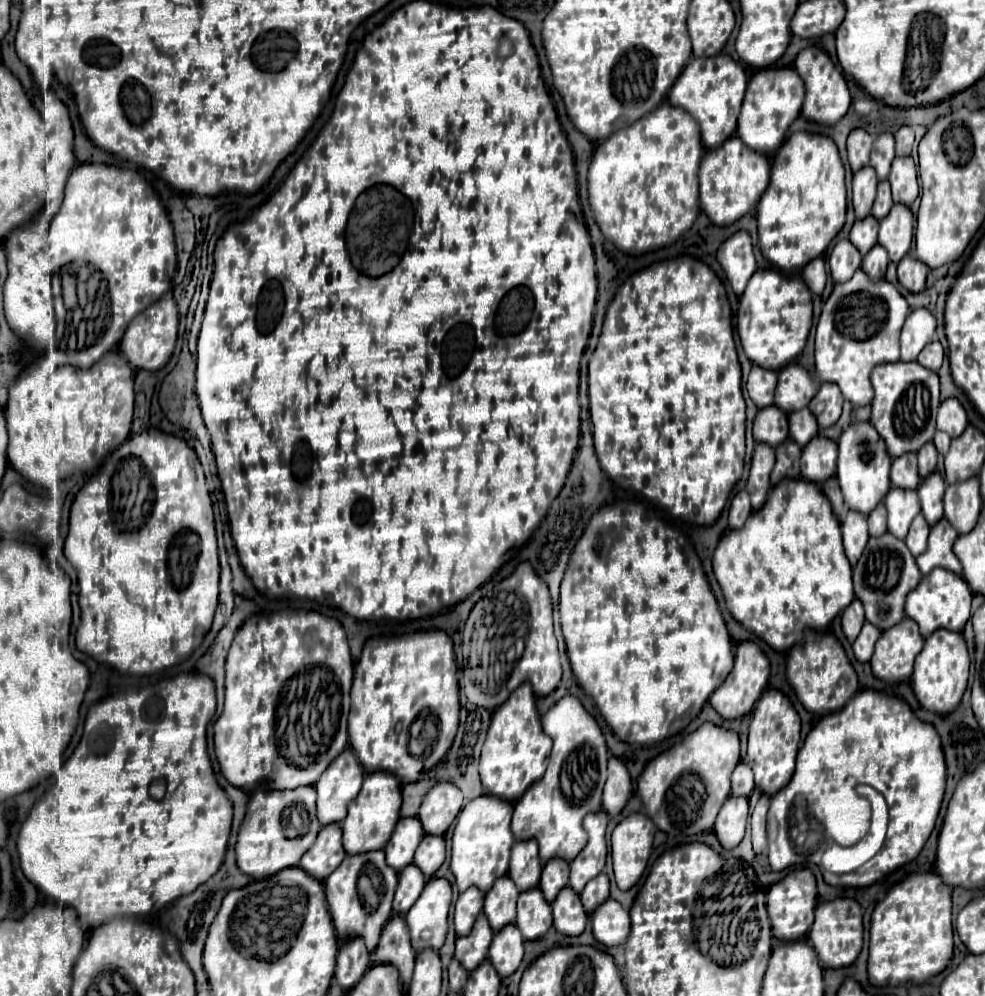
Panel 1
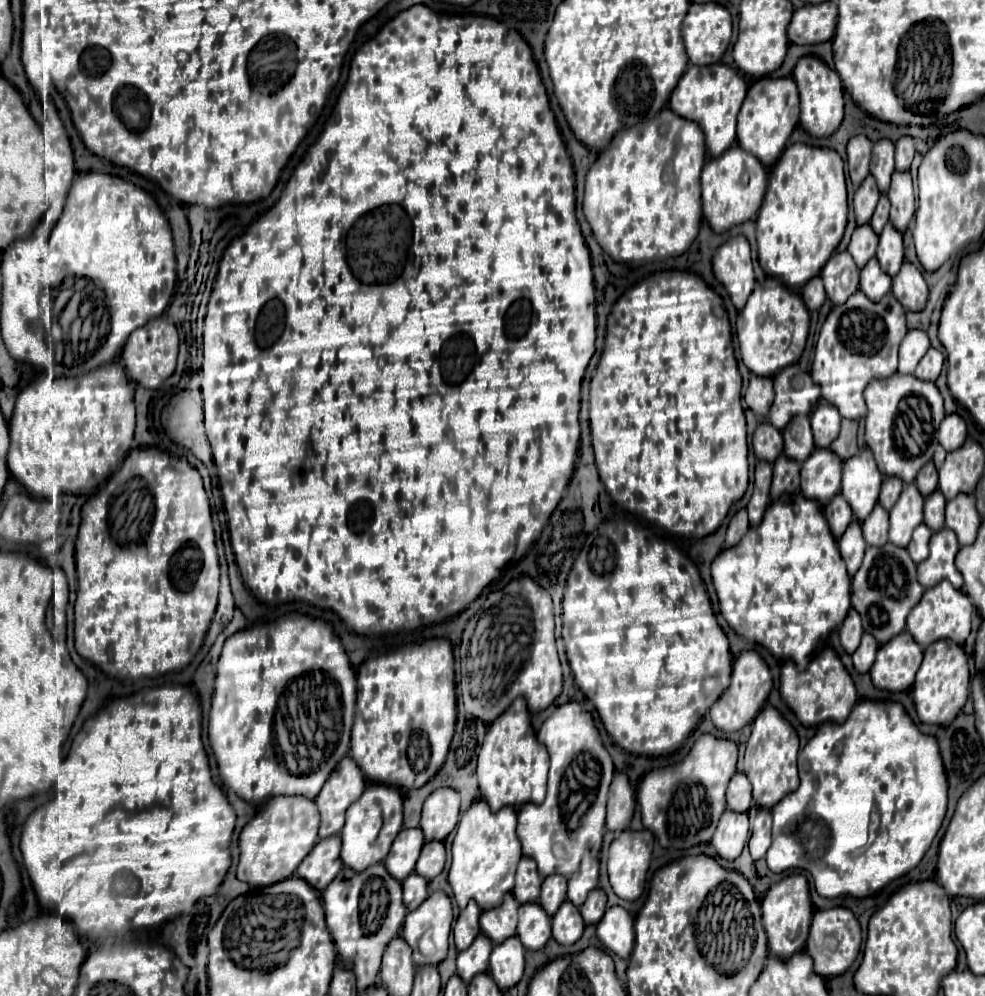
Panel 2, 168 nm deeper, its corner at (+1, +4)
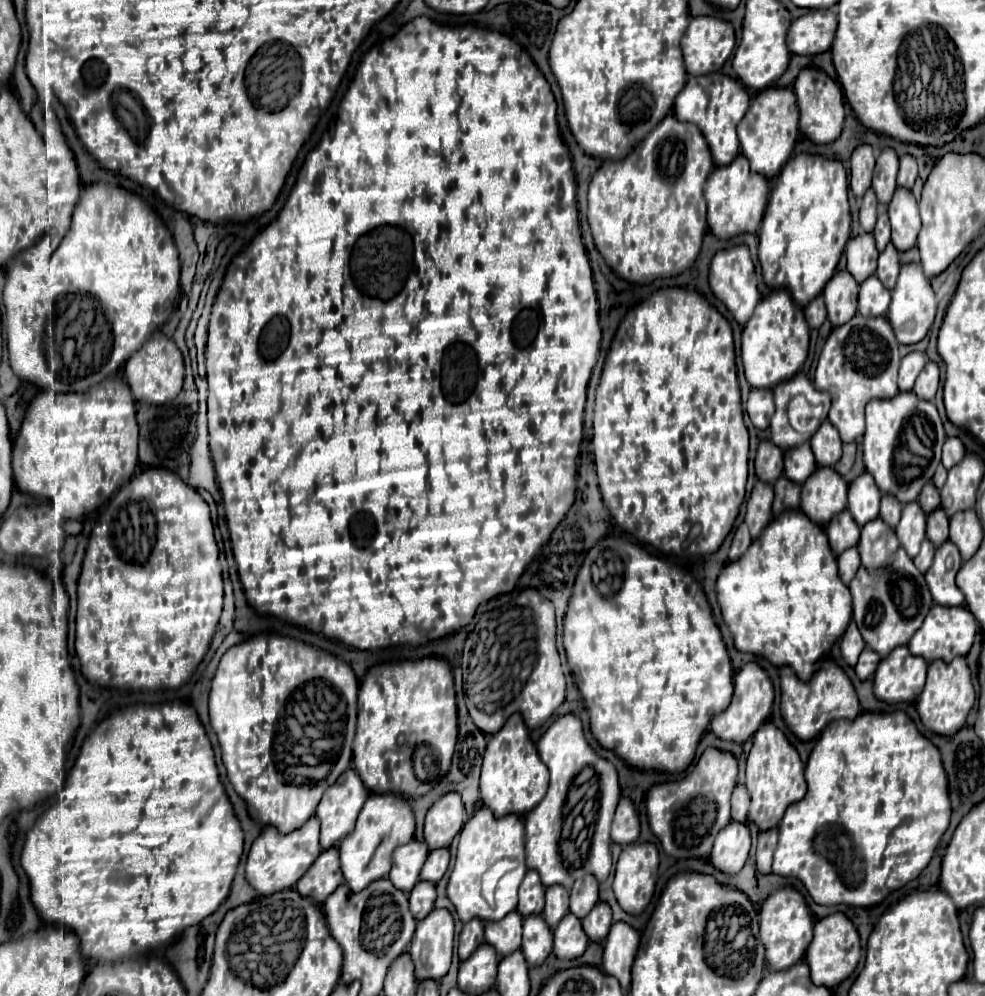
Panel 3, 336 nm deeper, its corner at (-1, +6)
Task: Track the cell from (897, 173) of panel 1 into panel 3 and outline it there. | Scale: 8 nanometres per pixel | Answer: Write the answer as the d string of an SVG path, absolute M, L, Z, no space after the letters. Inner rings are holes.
M896 190L892 202L888 204L888 216L892 224L892 244L898 252L910 250L916 244L920 230L918 204L910 190Z

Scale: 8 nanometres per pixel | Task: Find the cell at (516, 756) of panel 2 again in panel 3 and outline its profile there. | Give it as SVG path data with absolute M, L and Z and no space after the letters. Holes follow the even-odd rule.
M512 714L504 728L496 732L482 758L482 776L480 776L480 794L482 802L492 810L496 818L506 814L528 814L548 790L548 768L540 762L536 746L528 736L528 728L520 714Z

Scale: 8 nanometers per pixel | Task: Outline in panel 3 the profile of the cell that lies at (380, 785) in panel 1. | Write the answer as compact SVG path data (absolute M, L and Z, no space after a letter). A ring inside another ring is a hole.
M370 794L354 832L340 842L340 864L344 880L352 892L362 892L374 880L386 878L392 866L394 848L408 844L414 838L416 822L408 800L396 794Z

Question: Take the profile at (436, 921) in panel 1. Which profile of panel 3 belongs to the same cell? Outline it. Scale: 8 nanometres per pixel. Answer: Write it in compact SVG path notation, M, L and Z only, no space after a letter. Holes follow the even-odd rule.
M434 908L424 922L416 926L416 938L410 946L410 956L416 966L416 980L440 980L446 976L454 948L454 920L448 910ZM428 946L428 956L422 960L422 948Z

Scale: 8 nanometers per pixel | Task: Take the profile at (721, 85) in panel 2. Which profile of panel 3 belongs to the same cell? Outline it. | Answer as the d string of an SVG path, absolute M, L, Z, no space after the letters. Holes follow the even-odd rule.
M716 72L716 74L706 74L704 78L688 78L686 86L676 96L674 116L680 122L696 124L712 150L714 164L728 166L728 162L732 162L732 158L736 158L740 154L736 124L744 118L748 104L750 104L750 96L744 90L744 86L740 86L738 80L732 80L730 76Z

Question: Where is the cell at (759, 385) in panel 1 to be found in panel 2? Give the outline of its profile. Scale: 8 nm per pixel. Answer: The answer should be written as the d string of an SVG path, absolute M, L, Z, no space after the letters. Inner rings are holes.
M752 376L748 390L746 390L746 404L756 416L766 416L770 410L770 404L774 402L774 388L772 378L766 376Z

